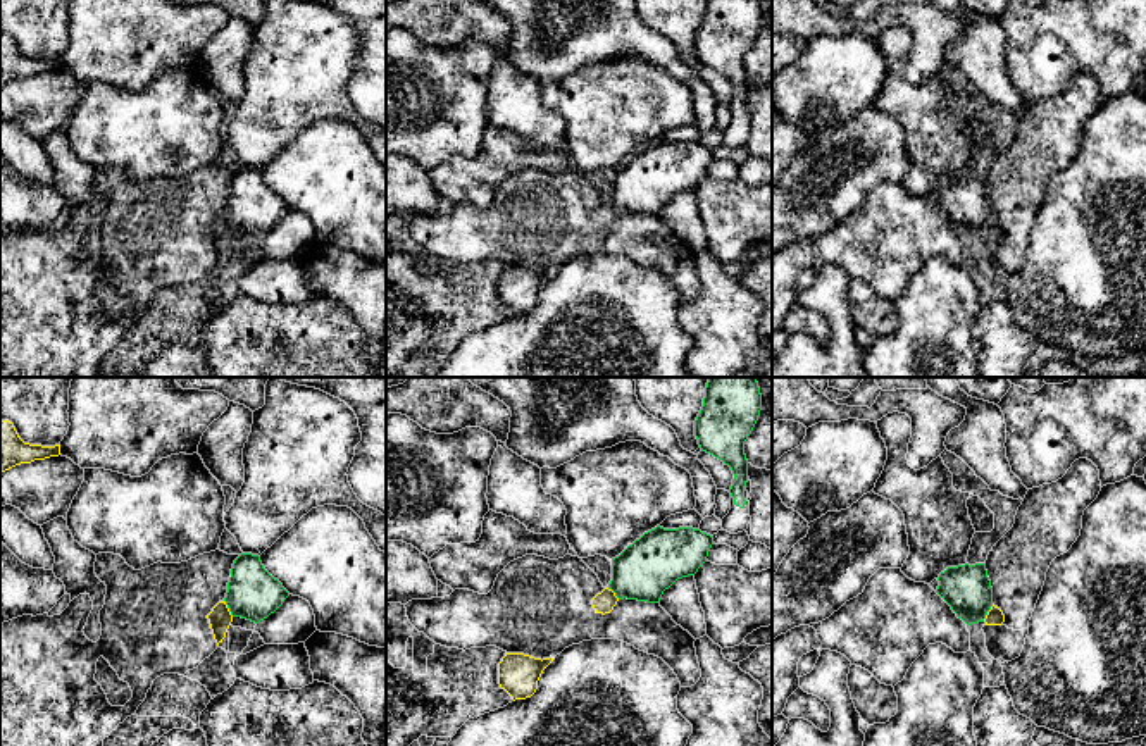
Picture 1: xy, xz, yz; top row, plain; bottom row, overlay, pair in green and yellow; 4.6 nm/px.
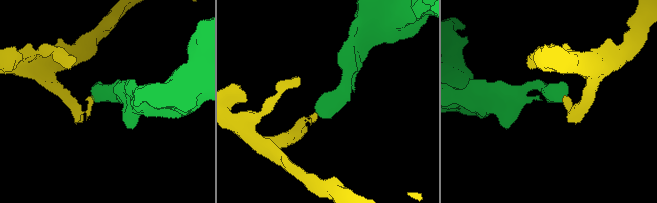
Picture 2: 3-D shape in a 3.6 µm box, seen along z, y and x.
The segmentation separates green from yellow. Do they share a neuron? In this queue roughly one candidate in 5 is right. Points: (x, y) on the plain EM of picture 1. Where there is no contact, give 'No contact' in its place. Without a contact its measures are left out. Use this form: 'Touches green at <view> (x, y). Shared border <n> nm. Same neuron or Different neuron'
Touches green at yz (986, 228). Shared border 90 nm. Different neuron

